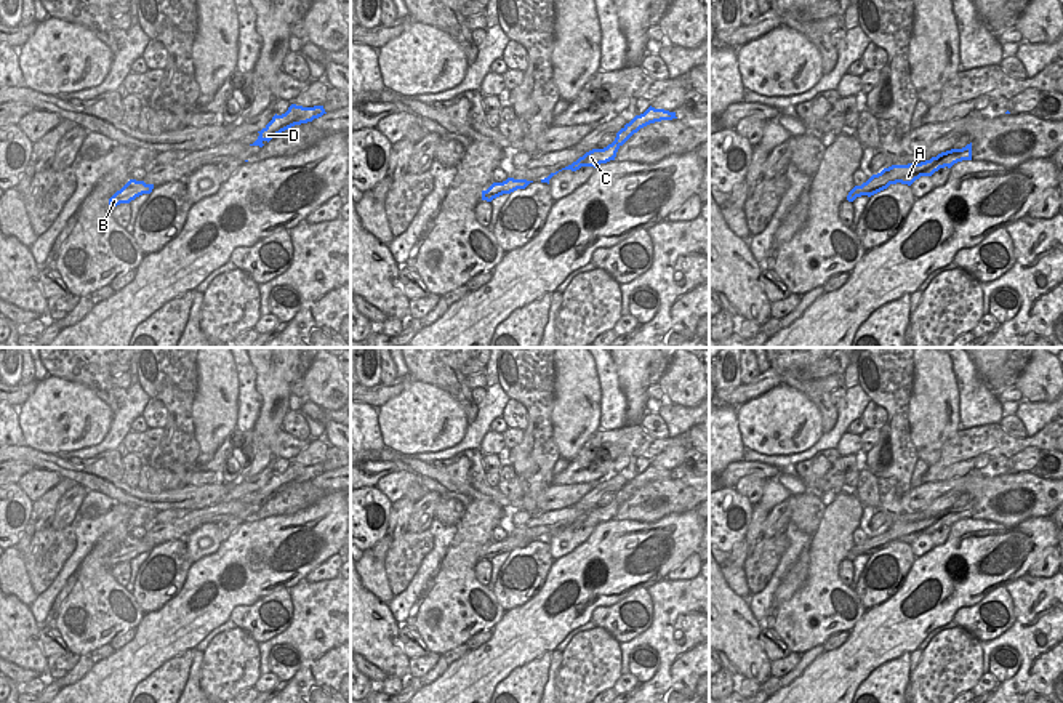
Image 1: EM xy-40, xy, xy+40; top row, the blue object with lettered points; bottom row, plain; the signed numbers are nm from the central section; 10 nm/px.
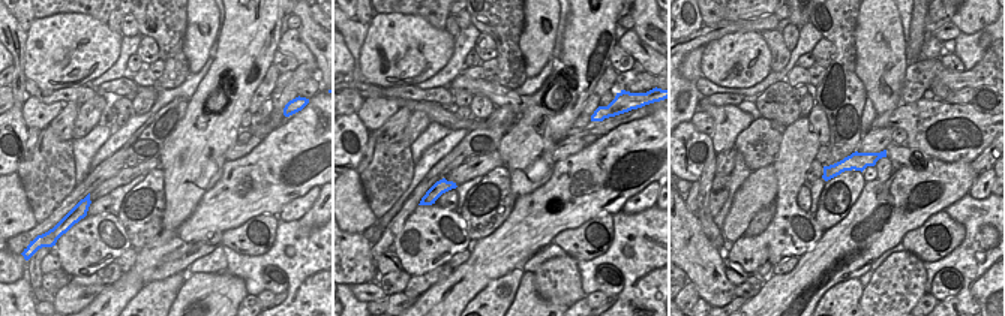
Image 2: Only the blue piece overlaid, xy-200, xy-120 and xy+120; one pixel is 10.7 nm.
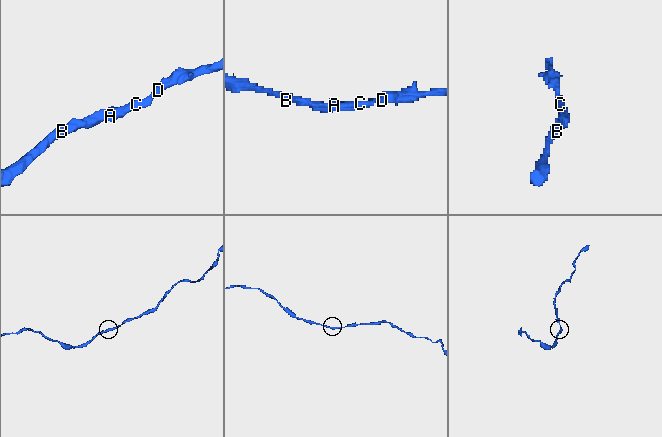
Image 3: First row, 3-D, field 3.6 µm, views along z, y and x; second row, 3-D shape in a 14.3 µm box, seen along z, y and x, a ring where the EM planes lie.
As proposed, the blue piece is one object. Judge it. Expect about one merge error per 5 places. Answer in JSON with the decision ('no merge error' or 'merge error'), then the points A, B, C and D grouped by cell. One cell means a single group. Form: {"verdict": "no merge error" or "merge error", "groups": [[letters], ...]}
{"verdict": "no merge error", "groups": [["A", "B", "C", "D"]]}

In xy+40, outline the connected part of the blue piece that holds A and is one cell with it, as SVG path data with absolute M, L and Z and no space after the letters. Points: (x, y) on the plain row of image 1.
M972 501L962 508L951 508L941 511L937 516L932 516L930 519L921 522L892 524L889 527L884 527L880 532L872 533L861 544L855 544L848 551L847 559L853 560L856 556L861 554L871 556L887 548L890 543L897 543L897 541L911 544L921 535L932 535L940 527L945 525L951 527L954 522L962 519L972 519Z

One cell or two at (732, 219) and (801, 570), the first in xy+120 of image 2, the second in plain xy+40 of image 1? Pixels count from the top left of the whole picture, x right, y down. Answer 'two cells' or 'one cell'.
one cell

